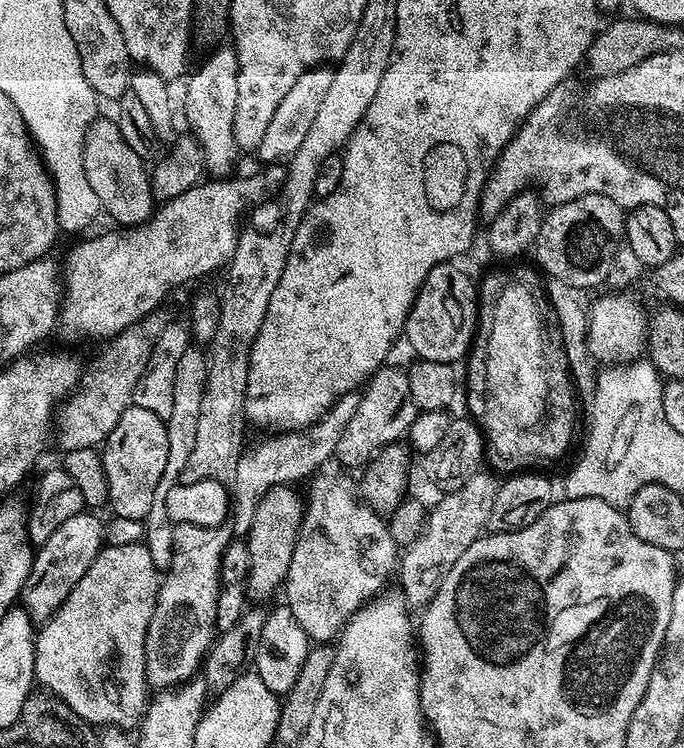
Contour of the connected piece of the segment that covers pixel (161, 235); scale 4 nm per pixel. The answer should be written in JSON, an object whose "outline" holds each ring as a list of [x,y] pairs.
{"outline":[[[269,163],[264,170],[265,172],[256,172],[253,176],[244,176],[241,180],[205,179],[181,196],[163,201],[153,211],[147,224],[124,226],[116,230],[120,232],[104,232],[101,236],[94,236],[78,245],[69,254],[68,261],[62,264],[63,292],[58,313],[59,331],[64,331],[68,336],[85,336],[88,340],[103,341],[114,337],[157,311],[163,305],[160,303],[175,288],[180,288],[199,276],[208,276],[219,268],[220,271],[227,269],[228,263],[234,258],[242,213],[249,206],[259,204],[269,194],[279,192],[284,185],[286,168],[283,163]]]}

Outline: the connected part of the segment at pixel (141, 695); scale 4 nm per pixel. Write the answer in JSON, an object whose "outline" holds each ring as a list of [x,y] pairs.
{"outline":[[[147,543],[126,546],[108,544],[100,549],[98,558],[90,562],[90,570],[82,574],[82,579],[74,590],[70,590],[66,602],[58,606],[49,620],[43,621],[41,628],[44,629],[35,633],[35,683],[70,706],[70,710],[88,724],[131,730],[144,719],[144,712],[150,703],[144,643],[146,630],[150,626],[150,614],[154,614],[158,598],[162,579],[160,571]]]}

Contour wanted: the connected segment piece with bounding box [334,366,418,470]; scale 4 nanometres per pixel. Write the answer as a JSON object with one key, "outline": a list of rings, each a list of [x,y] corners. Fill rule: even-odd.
{"outline":[[[403,367],[380,368],[372,375],[359,397],[358,410],[354,410],[350,422],[346,422],[346,430],[342,430],[334,453],[335,463],[357,470],[367,466],[388,444],[403,441],[418,411],[410,394],[407,371]]]}

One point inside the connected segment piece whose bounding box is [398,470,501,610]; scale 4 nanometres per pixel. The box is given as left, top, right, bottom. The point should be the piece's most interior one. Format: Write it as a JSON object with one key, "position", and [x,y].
{"position":[461,517]}

